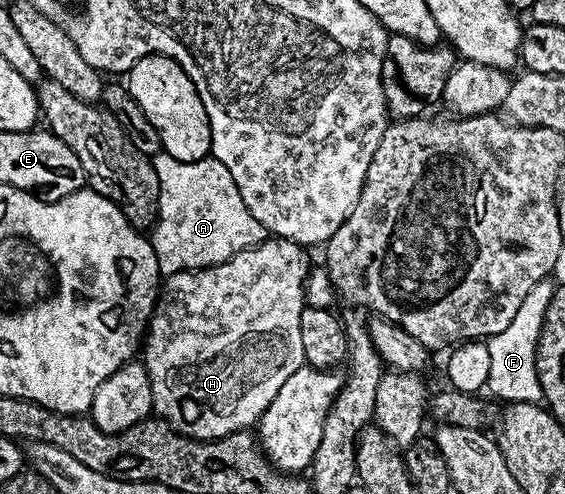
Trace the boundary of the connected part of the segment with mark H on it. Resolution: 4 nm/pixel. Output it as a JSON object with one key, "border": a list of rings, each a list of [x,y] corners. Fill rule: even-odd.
{"border":[[[267,237],[260,245],[236,253],[231,259],[215,267],[202,267],[198,271],[181,271],[165,276],[158,293],[158,302],[154,304],[154,311],[150,315],[148,330],[144,336],[144,350],[140,355],[141,362],[146,364],[154,402],[153,414],[157,418],[163,419],[168,425],[172,425],[172,429],[193,439],[223,439],[226,435],[253,428],[253,423],[257,424],[274,407],[274,398],[276,393],[280,393],[280,385],[284,385],[288,377],[298,375],[306,363],[304,341],[300,337],[300,317],[302,310],[308,306],[306,277],[312,270],[312,262],[306,256],[306,251],[303,244]]]}

